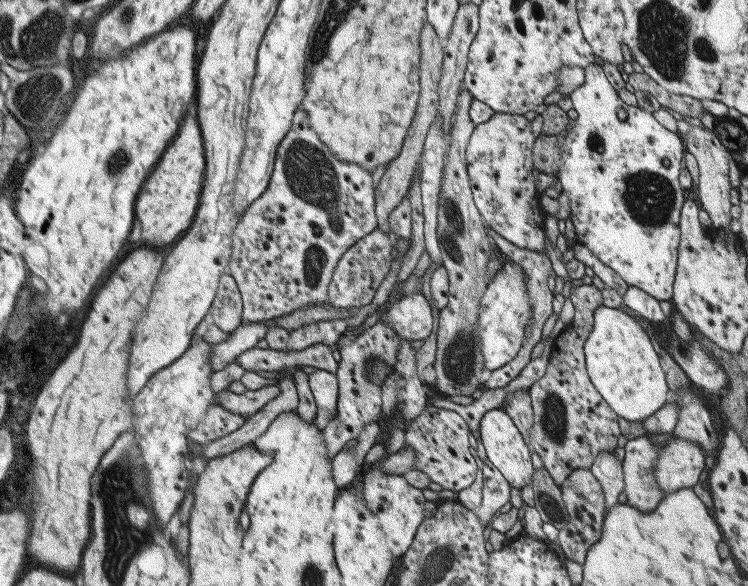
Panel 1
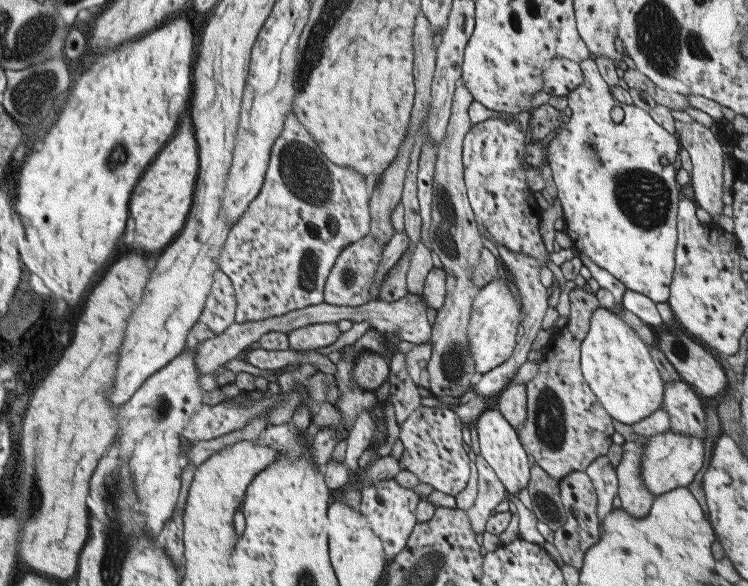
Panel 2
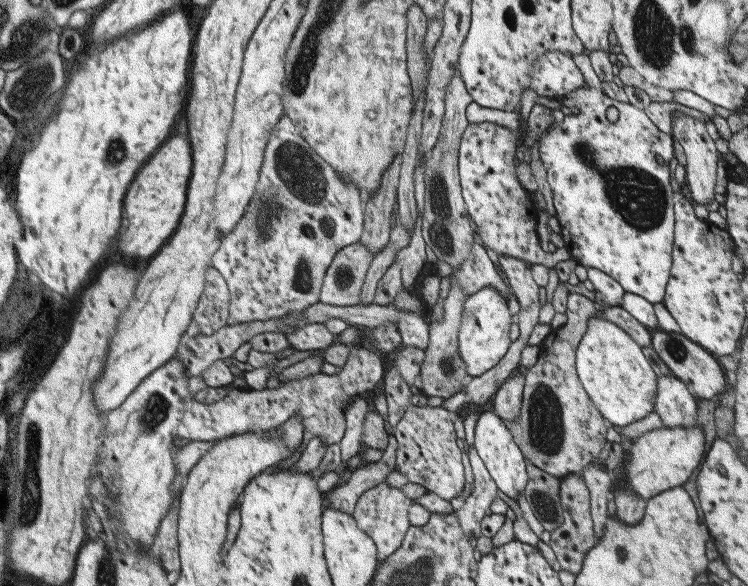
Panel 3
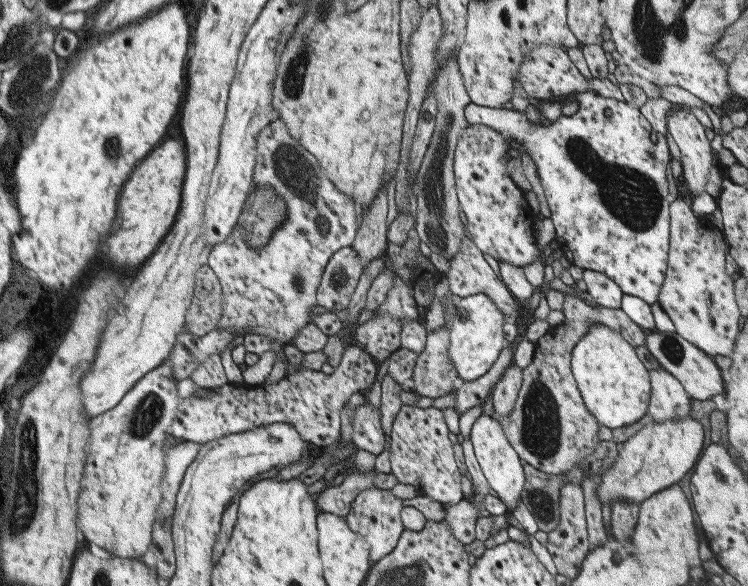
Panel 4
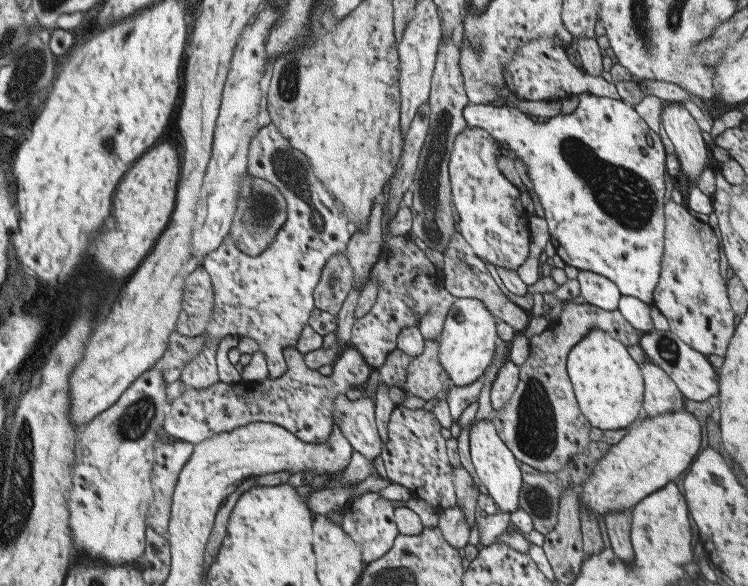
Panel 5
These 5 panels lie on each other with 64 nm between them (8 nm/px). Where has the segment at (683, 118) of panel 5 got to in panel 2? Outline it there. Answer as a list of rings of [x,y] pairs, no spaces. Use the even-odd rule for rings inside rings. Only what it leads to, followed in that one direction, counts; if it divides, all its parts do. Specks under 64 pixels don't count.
[[[687,122],[683,124],[675,136],[679,138],[679,146],[683,146],[689,154],[689,160],[691,160],[691,190],[693,190],[693,200],[697,204],[697,208],[703,208],[707,210],[711,216],[717,216],[721,214],[721,168],[723,168],[723,158],[727,158],[727,154],[721,152],[719,144],[713,134],[709,132],[709,128],[697,124],[697,122]]]

